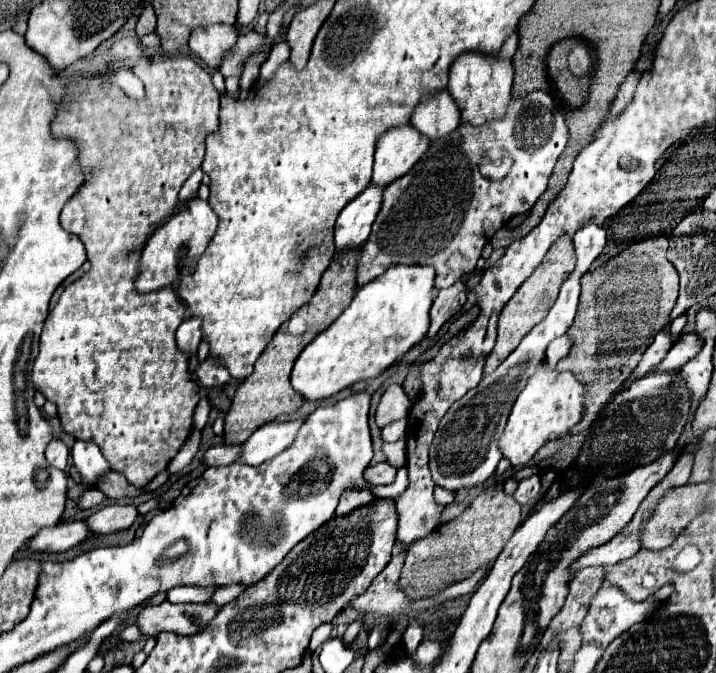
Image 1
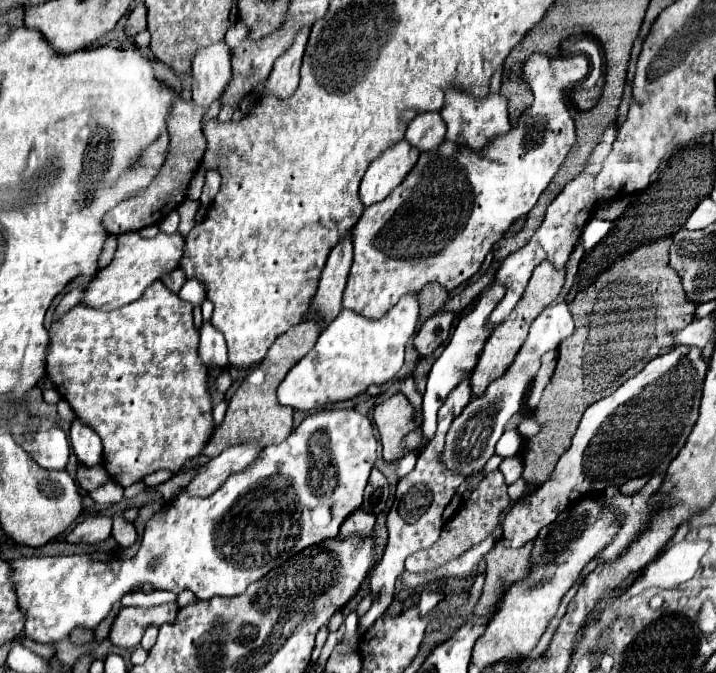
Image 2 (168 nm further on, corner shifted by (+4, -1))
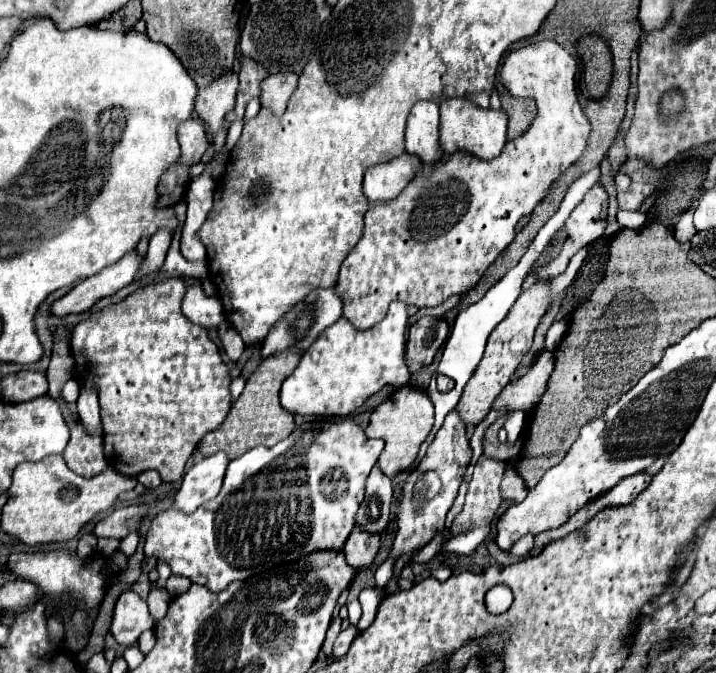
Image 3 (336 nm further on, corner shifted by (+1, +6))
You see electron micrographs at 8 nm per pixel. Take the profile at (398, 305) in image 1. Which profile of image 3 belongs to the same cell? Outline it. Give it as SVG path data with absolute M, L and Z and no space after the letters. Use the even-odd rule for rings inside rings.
M394 301L386 317L366 331L356 331L340 317L320 333L312 347L302 355L294 373L282 383L282 407L294 415L352 417L364 401L384 385L406 385L410 381L410 371L404 363L406 327L408 311L402 301Z

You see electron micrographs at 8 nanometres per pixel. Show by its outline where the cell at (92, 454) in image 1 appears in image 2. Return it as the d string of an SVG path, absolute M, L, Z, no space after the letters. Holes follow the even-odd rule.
M75 418L71 424L69 436L71 436L73 452L81 464L85 464L85 466L101 464L101 458L103 458L101 438L93 430L89 430L89 426L85 426L83 422L79 422Z

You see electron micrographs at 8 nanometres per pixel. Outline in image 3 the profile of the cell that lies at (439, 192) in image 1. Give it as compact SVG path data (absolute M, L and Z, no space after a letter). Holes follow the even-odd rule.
M538 41L506 57L500 77L508 75L508 93L528 93L538 107L538 119L524 135L508 141L496 159L482 161L462 151L444 155L438 163L424 165L420 177L406 185L396 199L370 205L364 217L364 237L342 263L336 283L336 293L344 303L342 317L356 329L368 329L384 319L392 301L404 301L418 309L436 307L452 295L464 295L474 289L486 269L512 243L518 219L530 215L548 195L550 185L586 151L590 123L578 103L576 71L578 61L556 41Z

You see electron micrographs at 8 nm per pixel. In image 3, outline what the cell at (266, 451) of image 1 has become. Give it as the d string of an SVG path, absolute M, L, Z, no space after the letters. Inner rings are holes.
M220 451L190 467L182 479L182 485L174 497L172 507L184 513L192 513L196 511L196 507L214 499L222 487L222 479L228 463L230 461L226 453Z

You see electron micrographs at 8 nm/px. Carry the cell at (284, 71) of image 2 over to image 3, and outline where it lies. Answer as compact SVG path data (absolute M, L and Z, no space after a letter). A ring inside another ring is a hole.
M282 73L270 75L262 81L260 105L270 109L274 115L282 115L286 111L286 103L298 85L298 75Z

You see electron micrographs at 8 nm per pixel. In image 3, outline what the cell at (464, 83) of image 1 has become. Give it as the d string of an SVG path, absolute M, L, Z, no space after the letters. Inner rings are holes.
M448 99L440 103L440 149L448 155L456 151L472 153L478 159L492 161L506 145L506 113L494 109L480 109L468 99Z

